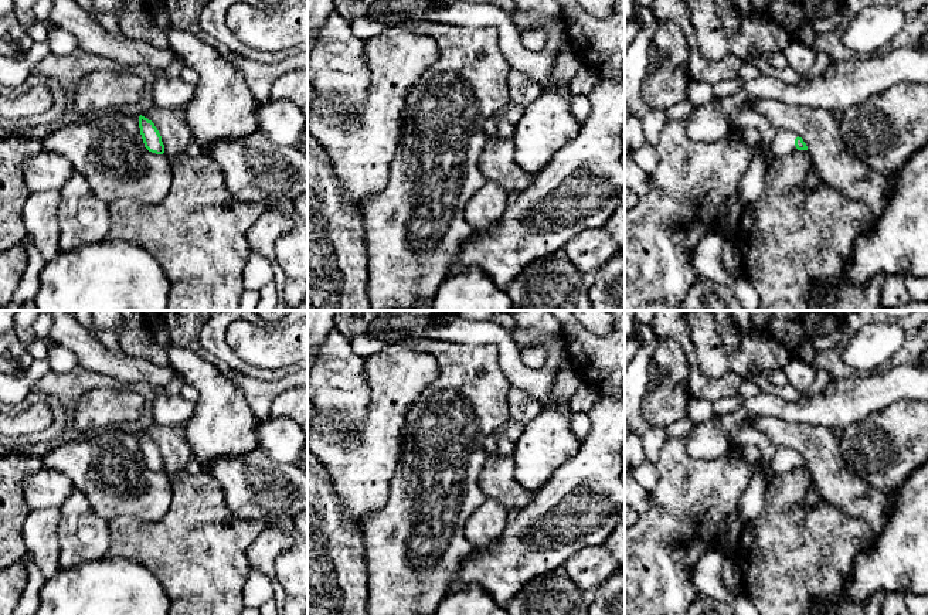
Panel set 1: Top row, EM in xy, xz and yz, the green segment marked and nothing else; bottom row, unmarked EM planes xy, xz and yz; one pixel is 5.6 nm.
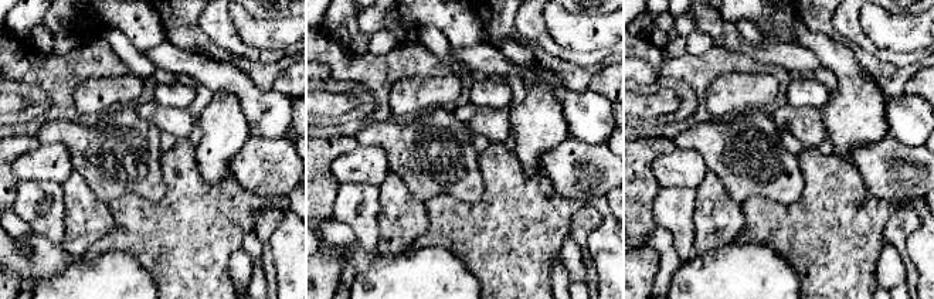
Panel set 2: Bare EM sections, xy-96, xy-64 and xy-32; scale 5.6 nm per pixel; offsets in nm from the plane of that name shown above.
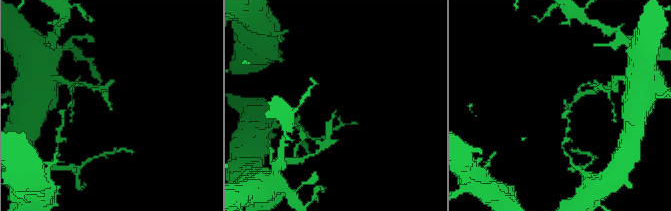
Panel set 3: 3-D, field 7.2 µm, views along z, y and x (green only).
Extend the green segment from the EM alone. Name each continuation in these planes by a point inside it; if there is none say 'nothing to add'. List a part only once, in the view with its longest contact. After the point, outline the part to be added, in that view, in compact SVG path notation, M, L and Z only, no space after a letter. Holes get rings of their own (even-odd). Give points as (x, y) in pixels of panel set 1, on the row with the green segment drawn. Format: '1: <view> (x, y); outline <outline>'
1: yz (784, 142); outline M776 129L776 135L774 137L774 142L771 145L771 153L776 157L776 159L782 159L793 152L796 152L796 146L795 146L795 139L798 137L798 135L795 132L791 130L785 130L785 129Z

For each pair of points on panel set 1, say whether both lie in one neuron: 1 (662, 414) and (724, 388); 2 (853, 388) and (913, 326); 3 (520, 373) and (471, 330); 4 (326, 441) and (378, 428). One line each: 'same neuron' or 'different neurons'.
1: different neurons
2: different neurons
3: same neuron
4: same neuron

